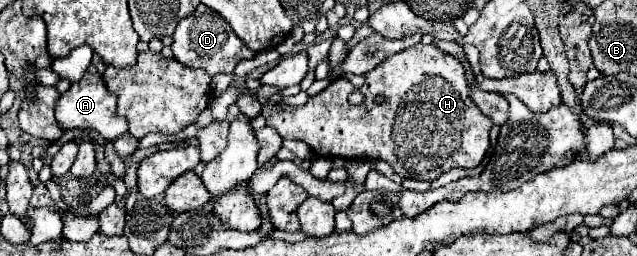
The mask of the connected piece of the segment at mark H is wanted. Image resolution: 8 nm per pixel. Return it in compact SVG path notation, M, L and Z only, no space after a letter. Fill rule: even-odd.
M416 44L386 58L364 78L362 104L348 102L354 86L340 76L304 106L284 110L264 106L262 116L282 138L306 142L316 156L384 160L402 178L436 180L452 168L474 168L482 162L492 122L470 102L464 68L454 56L436 46ZM376 96L384 96L384 102L378 104Z

